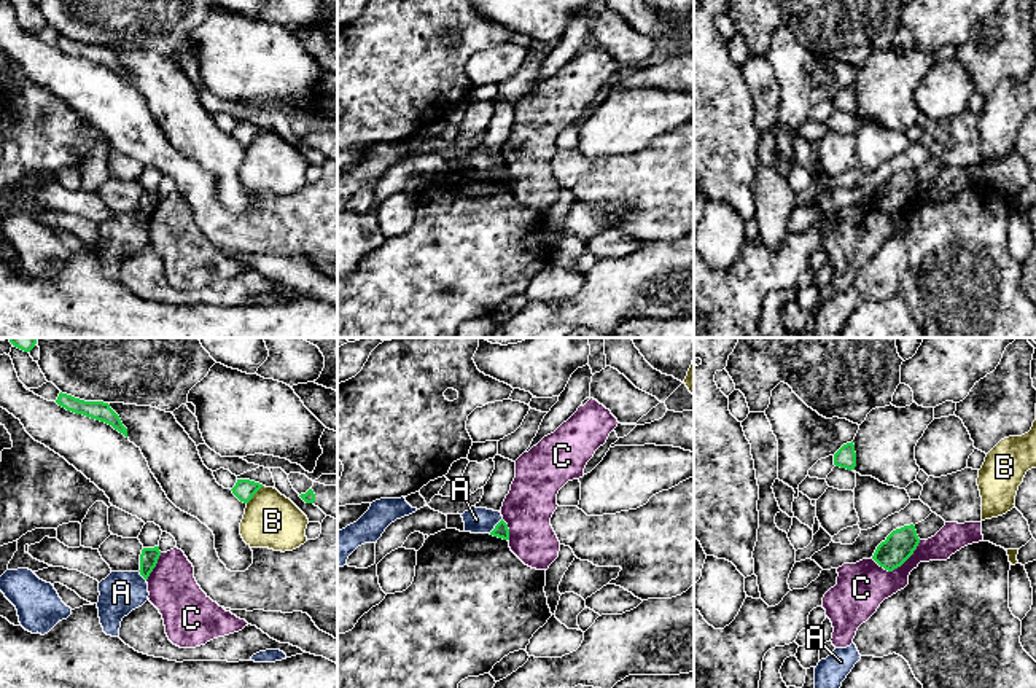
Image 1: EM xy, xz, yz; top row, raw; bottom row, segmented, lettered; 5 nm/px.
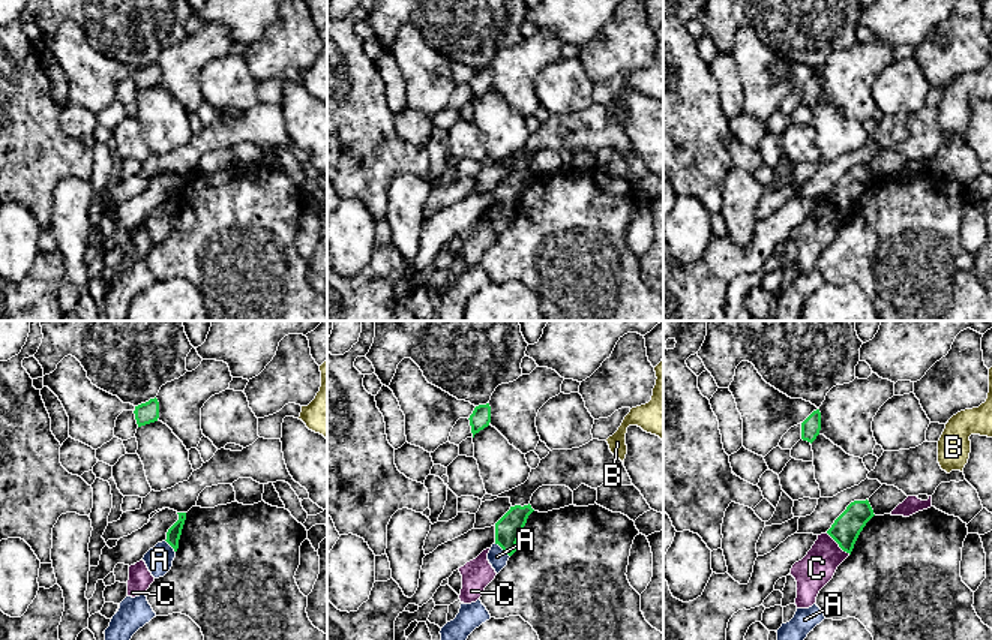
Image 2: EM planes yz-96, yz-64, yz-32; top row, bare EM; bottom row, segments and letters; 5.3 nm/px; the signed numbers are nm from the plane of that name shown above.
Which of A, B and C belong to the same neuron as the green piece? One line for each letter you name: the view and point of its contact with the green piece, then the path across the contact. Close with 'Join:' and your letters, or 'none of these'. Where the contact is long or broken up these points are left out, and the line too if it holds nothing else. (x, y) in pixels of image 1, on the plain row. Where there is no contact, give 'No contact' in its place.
Join: none of these

